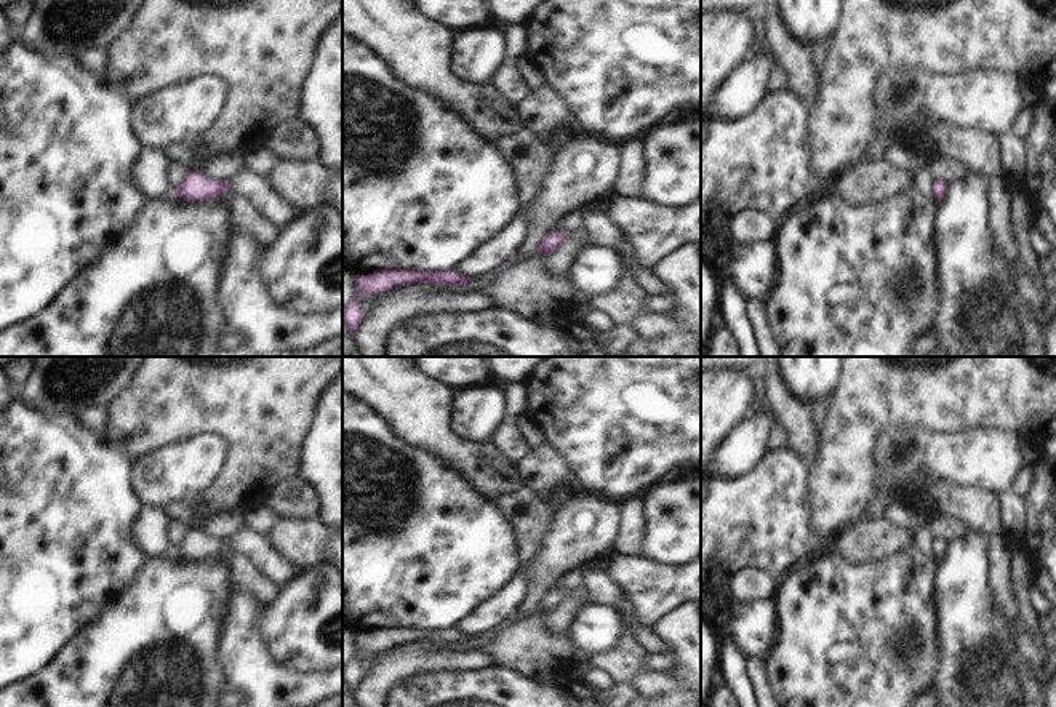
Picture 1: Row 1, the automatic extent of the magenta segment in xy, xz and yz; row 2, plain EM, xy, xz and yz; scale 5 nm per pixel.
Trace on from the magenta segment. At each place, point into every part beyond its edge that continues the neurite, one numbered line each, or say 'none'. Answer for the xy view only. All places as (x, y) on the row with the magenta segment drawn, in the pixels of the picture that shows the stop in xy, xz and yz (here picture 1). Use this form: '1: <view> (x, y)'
1: xy (256, 189).

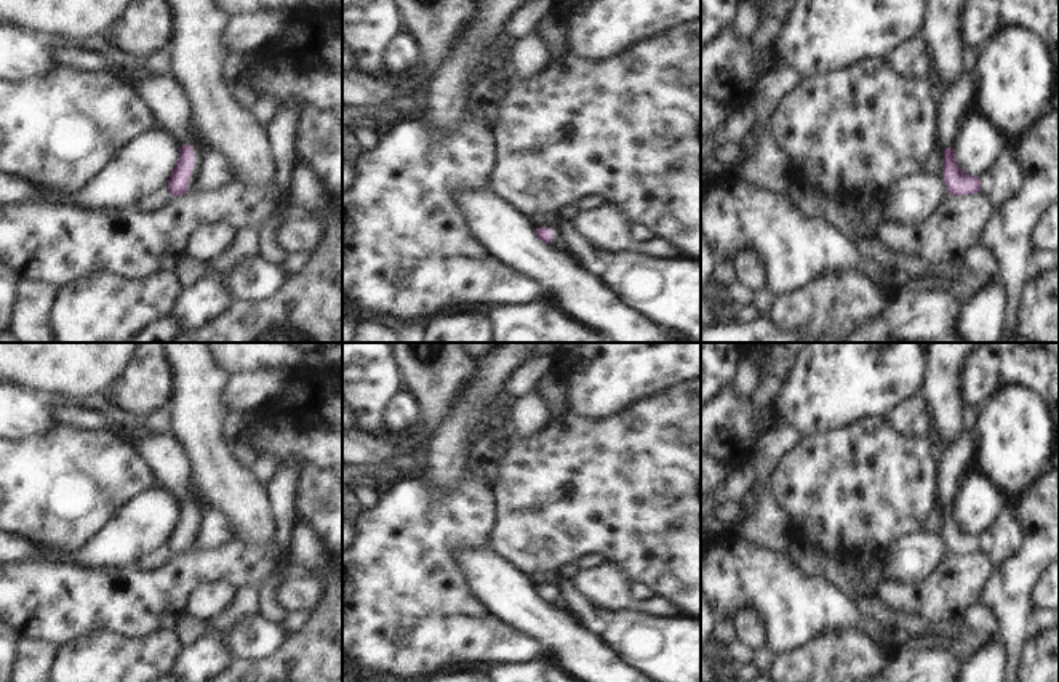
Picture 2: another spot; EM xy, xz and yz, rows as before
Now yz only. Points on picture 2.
1: yz (954, 104).

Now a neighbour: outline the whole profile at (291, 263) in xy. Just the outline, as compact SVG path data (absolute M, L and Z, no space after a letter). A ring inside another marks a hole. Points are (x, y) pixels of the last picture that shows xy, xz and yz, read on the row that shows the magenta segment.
M304 253L285 255L278 267L283 271L283 274L296 274L302 269L309 258L310 256Z

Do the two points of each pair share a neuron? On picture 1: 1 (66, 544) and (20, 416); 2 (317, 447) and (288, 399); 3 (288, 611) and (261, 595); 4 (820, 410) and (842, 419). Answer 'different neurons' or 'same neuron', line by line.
1: same neuron
2: different neurons
3: different neurons
4: different neurons

